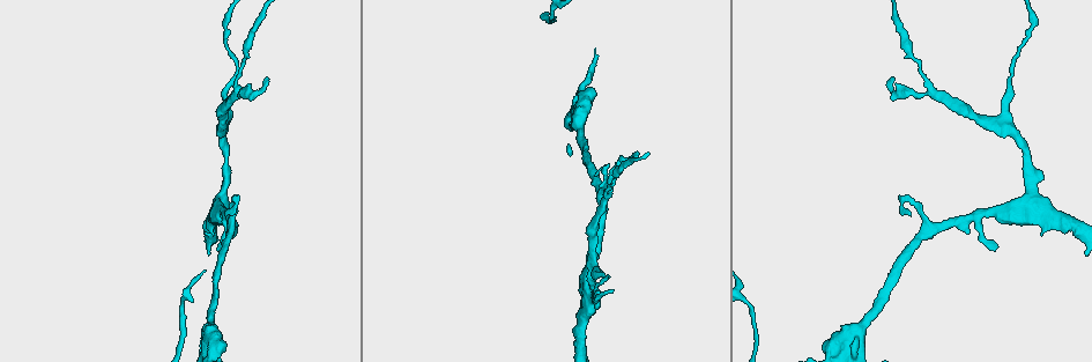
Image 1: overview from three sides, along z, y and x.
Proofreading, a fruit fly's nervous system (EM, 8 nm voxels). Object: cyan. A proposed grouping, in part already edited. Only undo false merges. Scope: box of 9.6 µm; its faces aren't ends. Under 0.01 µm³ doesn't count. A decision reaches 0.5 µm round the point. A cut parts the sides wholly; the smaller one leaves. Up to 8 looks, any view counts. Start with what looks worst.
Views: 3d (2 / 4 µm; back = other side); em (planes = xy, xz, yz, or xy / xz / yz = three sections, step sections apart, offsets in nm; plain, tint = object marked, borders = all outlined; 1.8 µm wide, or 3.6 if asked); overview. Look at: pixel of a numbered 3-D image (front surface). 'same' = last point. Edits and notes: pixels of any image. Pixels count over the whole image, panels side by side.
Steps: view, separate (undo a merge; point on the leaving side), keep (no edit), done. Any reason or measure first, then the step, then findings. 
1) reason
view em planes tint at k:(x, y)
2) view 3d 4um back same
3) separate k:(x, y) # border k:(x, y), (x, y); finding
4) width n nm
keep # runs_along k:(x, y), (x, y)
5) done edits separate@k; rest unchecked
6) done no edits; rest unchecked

a fork
view em planes borders at 1:(588, 273)

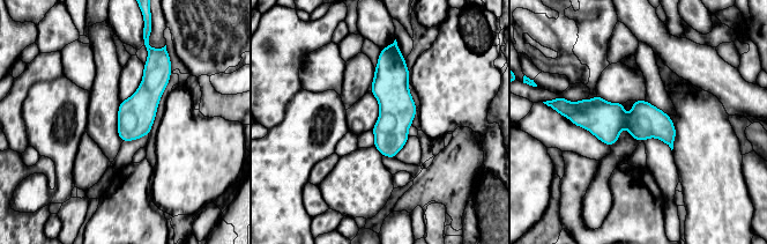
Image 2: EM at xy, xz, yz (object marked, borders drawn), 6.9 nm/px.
keep # runs_along 2:(570, 115), (652, 122), (672, 134); all the same neuron

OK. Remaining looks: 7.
branch point
view 3d 4um at 1:(843, 337)

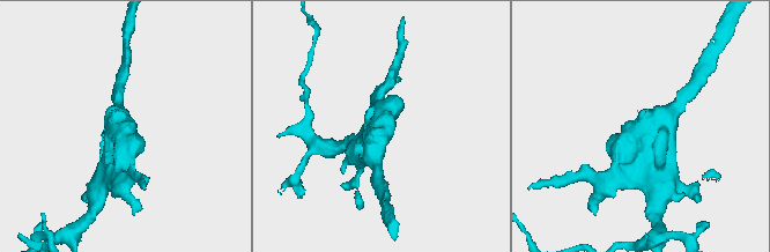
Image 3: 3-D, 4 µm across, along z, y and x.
arms 3; arm_widths 190, 280, 300 nm
view em xz step 8 tint at 3:(120, 134)

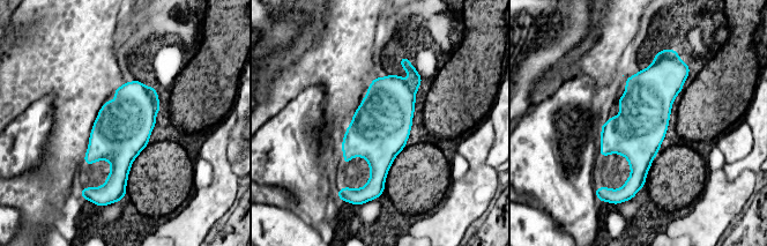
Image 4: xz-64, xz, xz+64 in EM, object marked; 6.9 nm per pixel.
keep # runs_along 4:(661, 56), (630, 188); one neuron here

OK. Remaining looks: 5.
three arms meet
view em planes tint at 1:(597, 246)

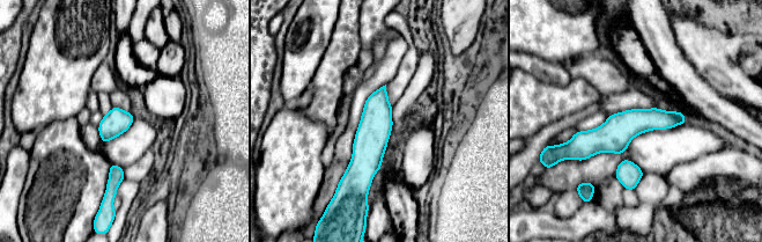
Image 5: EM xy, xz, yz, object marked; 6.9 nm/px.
width 180 nm
keep # runs_along 5:(682, 120), (636, 120), (574, 145); continuous, no second neuron

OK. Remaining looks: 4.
three arms meet
view 3d 2um at 1:(931, 93)

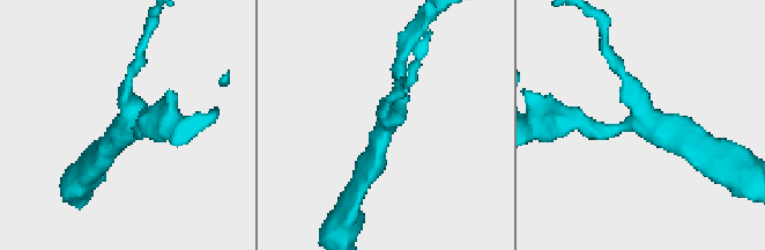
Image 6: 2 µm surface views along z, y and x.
arms 3
view em planes tint at 6:(646, 117)

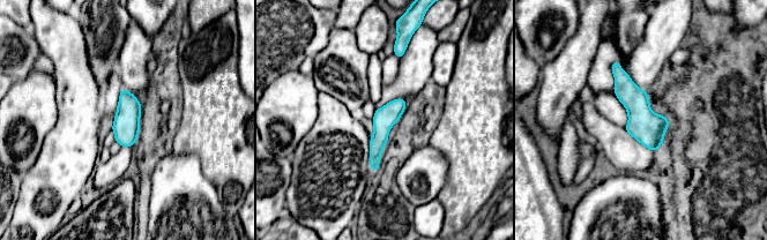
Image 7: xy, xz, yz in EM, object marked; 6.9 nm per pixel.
keep # runs_along 7:(615, 65), (655, 147); continuous, no second neuron

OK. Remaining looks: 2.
done no edits; rest unchecked

